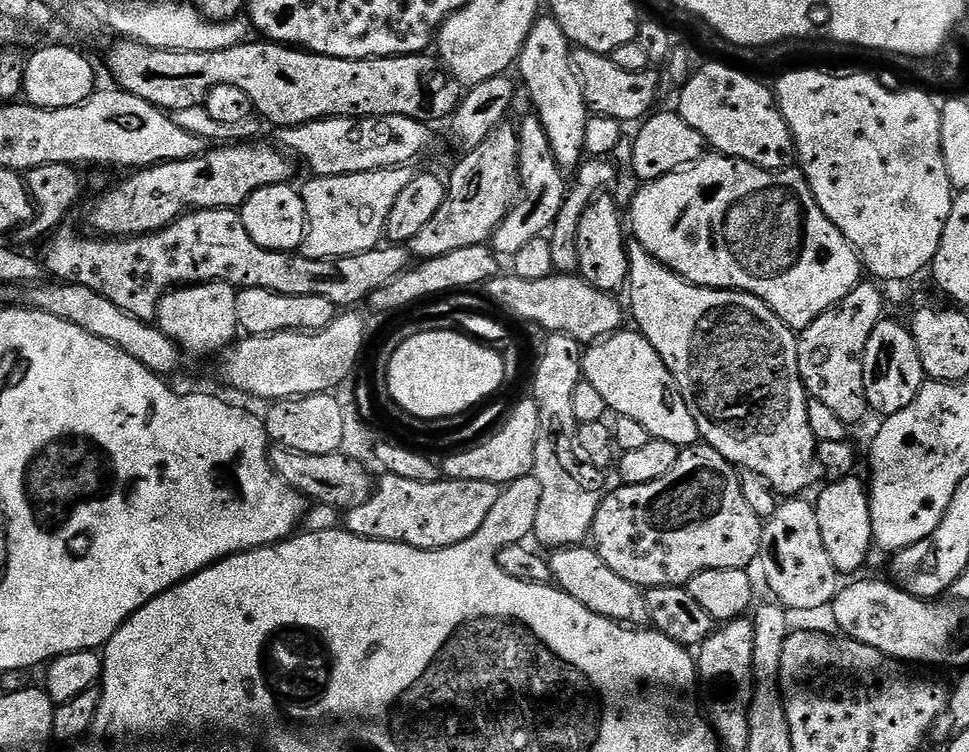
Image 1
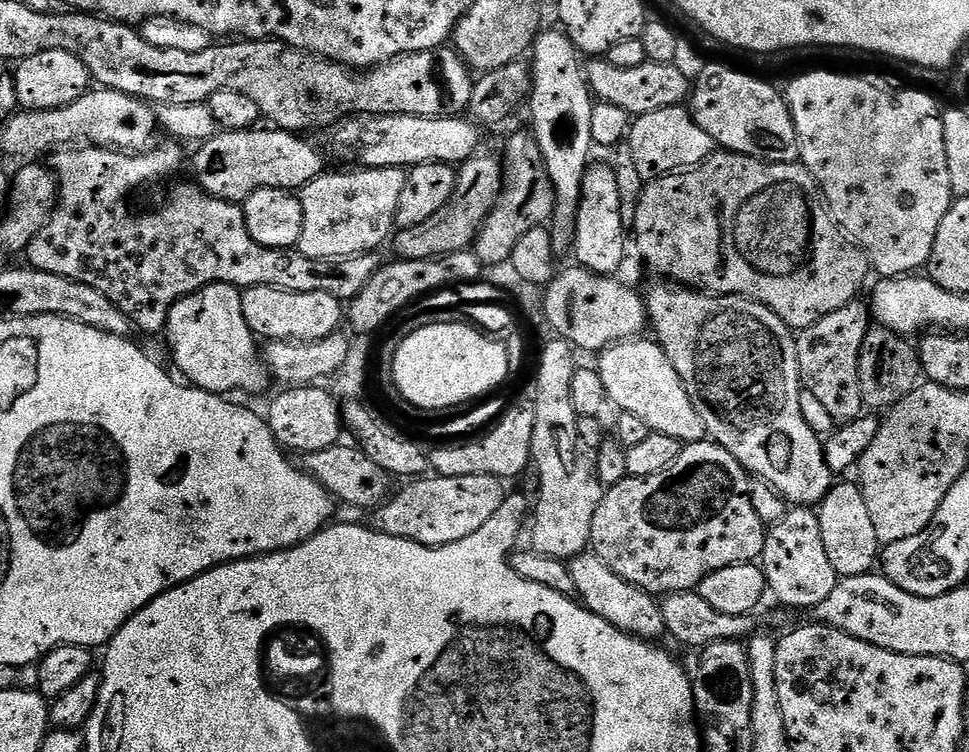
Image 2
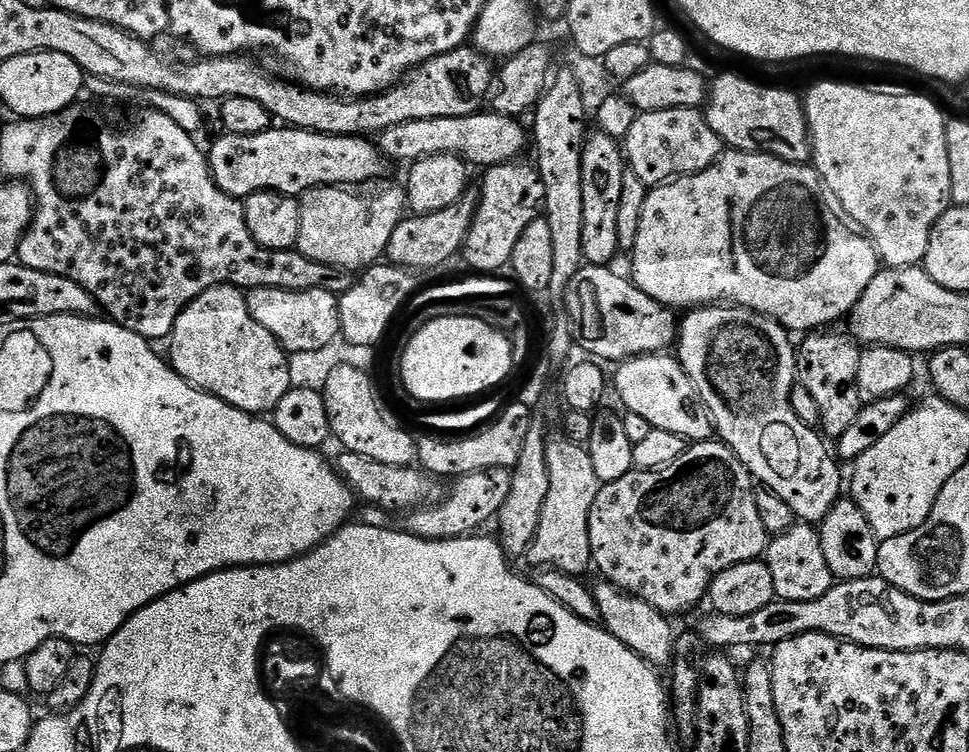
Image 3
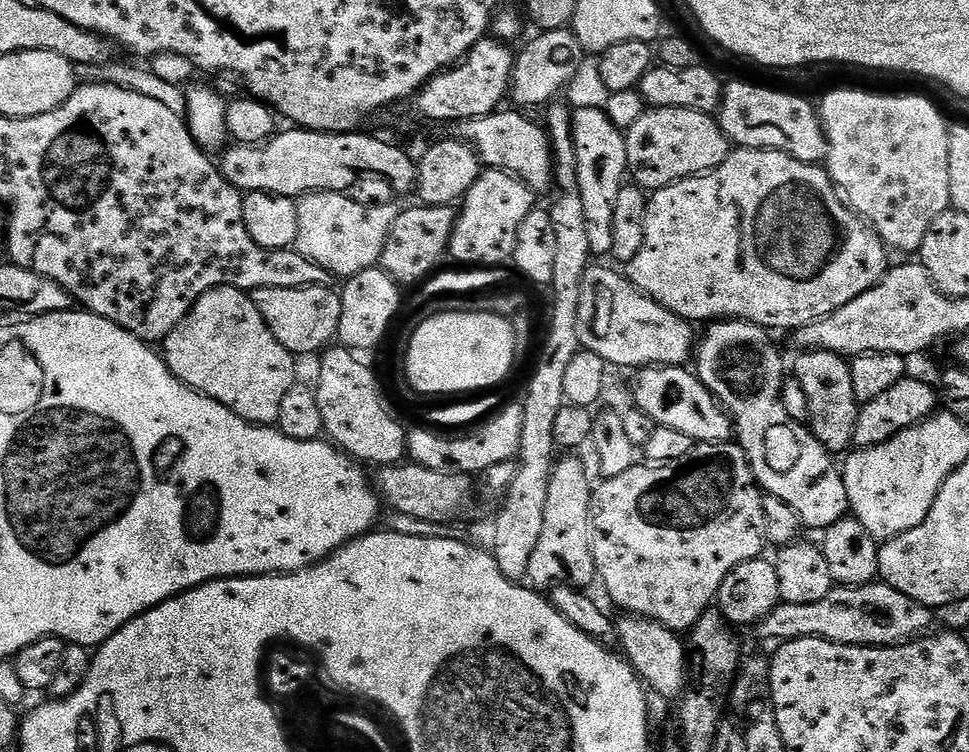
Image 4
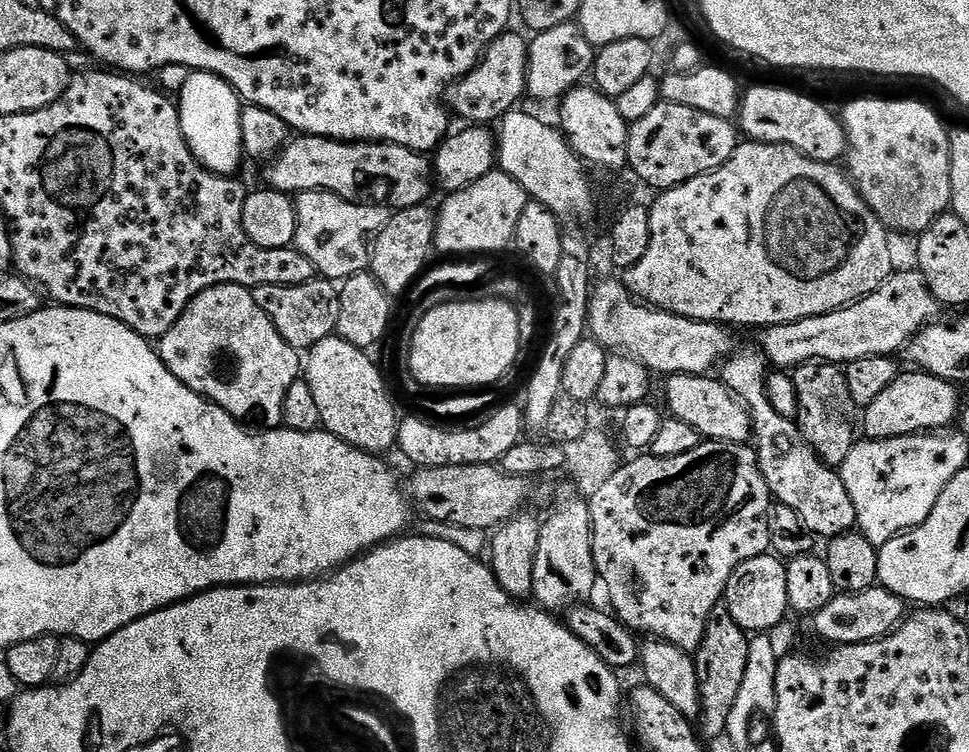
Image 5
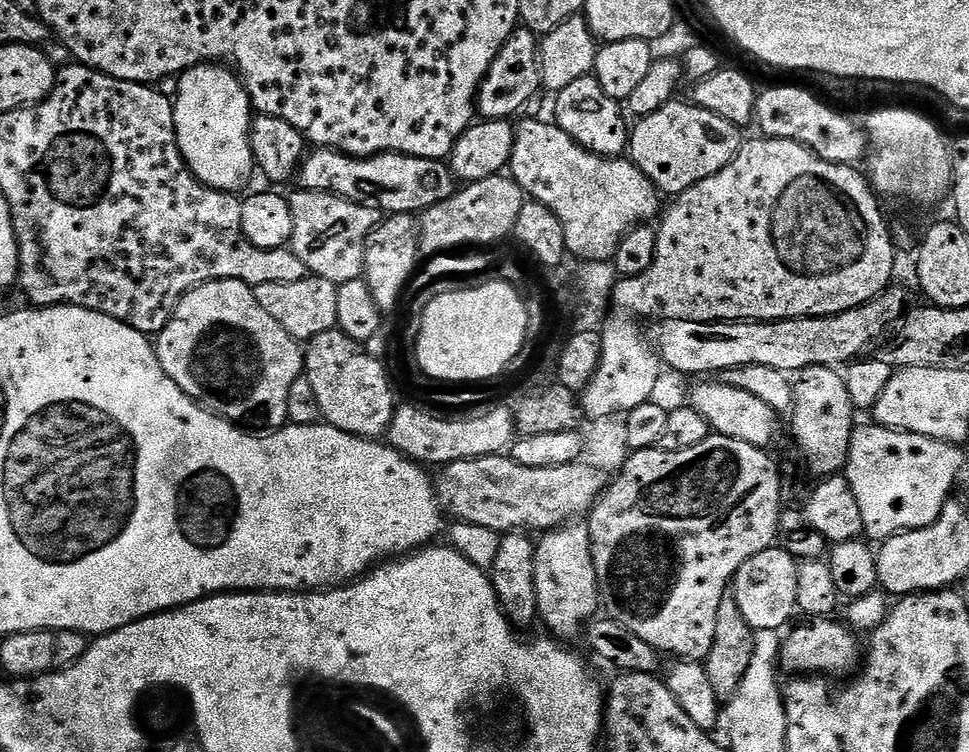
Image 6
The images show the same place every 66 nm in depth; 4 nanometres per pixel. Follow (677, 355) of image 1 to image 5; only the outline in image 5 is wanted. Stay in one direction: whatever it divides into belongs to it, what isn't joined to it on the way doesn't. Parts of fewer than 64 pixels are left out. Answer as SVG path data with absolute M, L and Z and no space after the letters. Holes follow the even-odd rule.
M733 351L723 361L718 376L752 417L756 460L760 463L768 488L779 503L790 506L790 510L794 510L794 514L802 518L813 537L831 538L853 531L856 528L854 502L850 502L850 494L846 494L846 486L839 471L821 462L818 454L802 438L795 420L782 418L782 414L774 410L766 383L770 375L770 365L765 360L763 351L755 351Z

